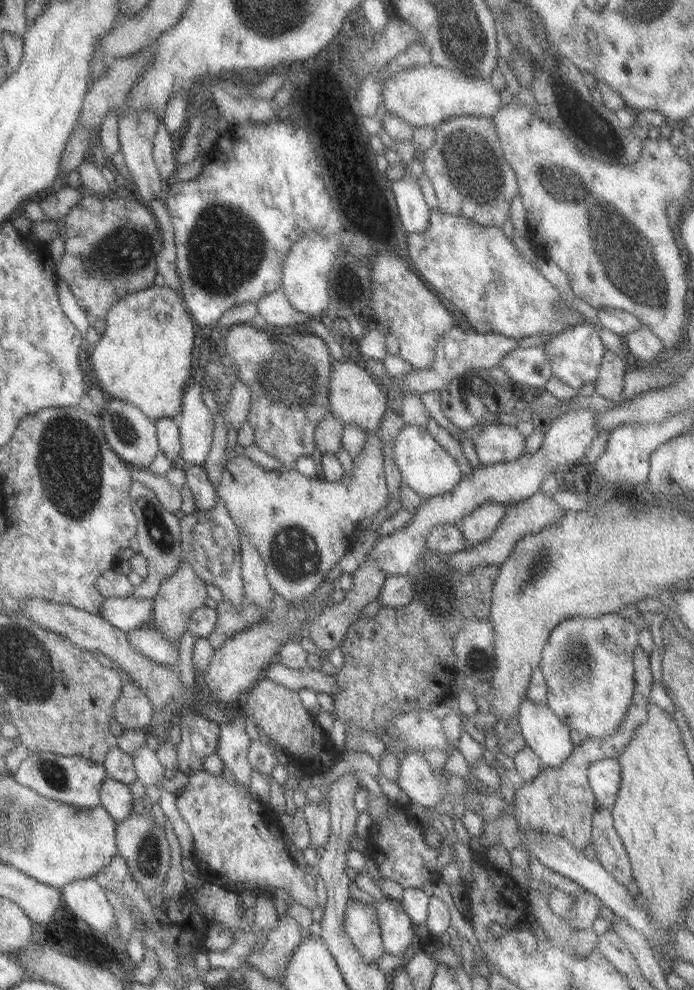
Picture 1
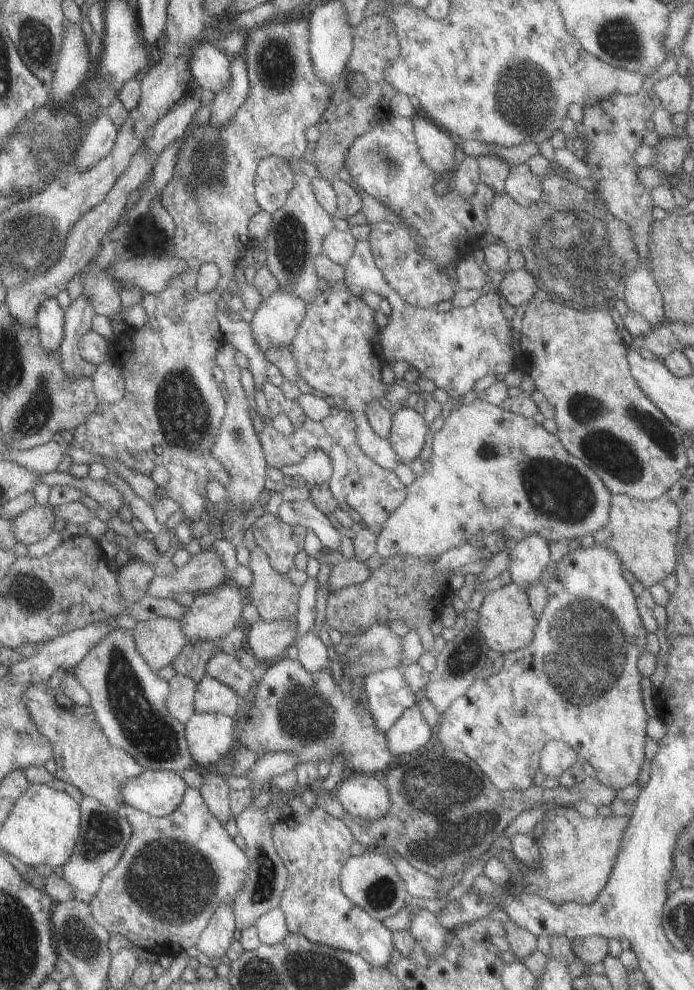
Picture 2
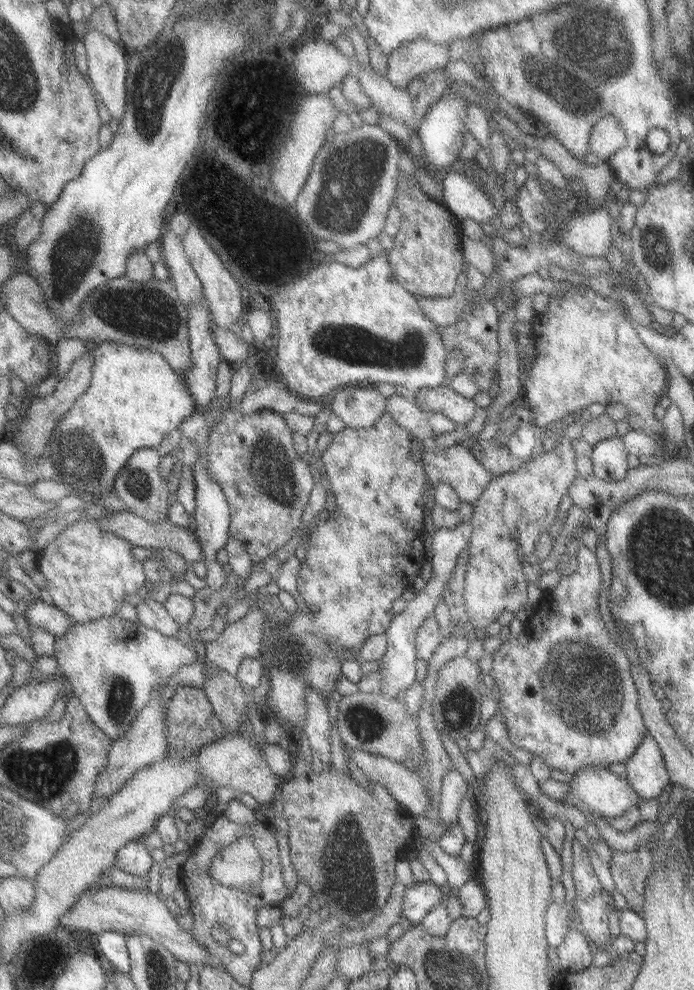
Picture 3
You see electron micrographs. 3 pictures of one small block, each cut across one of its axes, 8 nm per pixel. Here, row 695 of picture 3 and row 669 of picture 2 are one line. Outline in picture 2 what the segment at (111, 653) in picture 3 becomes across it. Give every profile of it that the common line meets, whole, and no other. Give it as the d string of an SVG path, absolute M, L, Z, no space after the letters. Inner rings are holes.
M115 628L106 634L72 670L90 694L90 708L110 746L126 750L144 770L181 773L194 766L185 735L185 724L166 710L168 681L160 679L137 651L133 630Z

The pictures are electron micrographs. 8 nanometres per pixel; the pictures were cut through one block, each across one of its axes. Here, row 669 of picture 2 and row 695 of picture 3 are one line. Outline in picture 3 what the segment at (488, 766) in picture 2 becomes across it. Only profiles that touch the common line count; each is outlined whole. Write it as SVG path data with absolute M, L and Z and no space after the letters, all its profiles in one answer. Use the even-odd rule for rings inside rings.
M583 544L576 552L573 569L561 577L554 589L543 591L532 615L524 622L522 632L516 638L505 640L495 651L487 677L494 680L500 691L497 708L504 716L513 746L542 757L548 766L560 773L575 774L582 767L607 768L609 764L624 764L647 734L638 708L630 660L616 645L599 612L598 605L603 602L601 592L602 575L597 557Z

